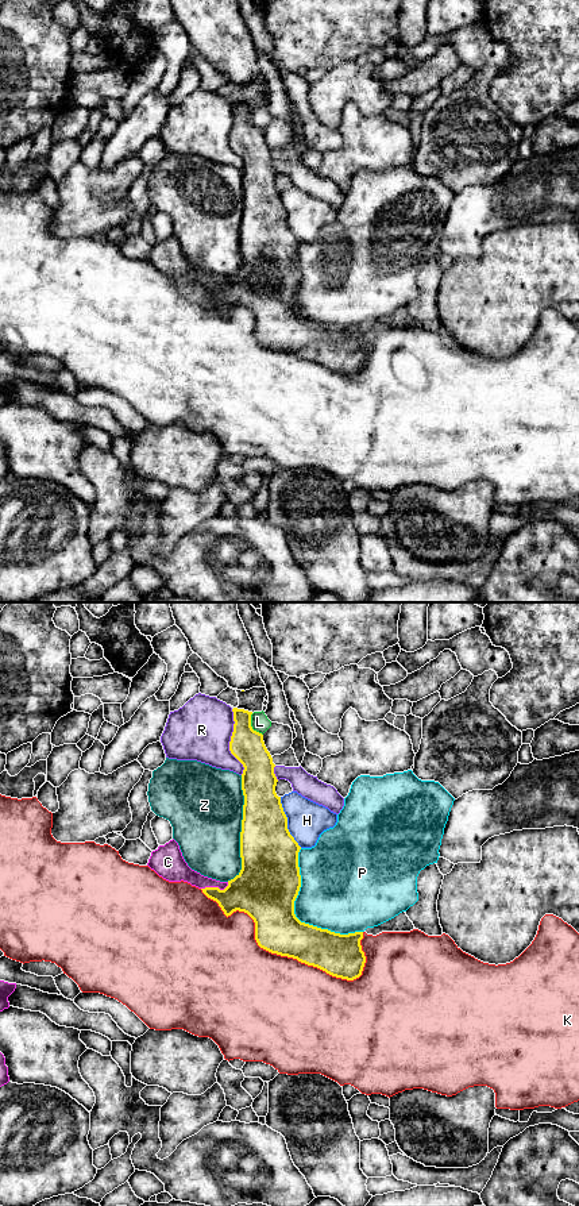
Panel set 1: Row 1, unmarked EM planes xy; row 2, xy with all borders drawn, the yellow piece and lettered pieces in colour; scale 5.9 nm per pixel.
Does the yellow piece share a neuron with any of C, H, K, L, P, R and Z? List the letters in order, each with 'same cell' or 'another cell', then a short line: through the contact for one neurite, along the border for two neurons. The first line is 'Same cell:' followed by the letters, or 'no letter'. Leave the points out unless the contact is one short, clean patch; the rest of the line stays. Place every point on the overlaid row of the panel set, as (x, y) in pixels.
Same cell: C
C: same cell; line xy (257, 890), (215, 887), (177, 870)
H: another cell
K: another cell
L: another cell
P: another cell
R: another cell
Z: another cell

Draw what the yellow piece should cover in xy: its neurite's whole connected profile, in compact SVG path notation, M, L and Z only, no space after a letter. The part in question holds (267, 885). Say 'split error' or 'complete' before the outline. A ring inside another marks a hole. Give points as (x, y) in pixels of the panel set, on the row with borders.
split error; M233 708L231 754L243 764L242 790L244 795L240 832L240 872L228 882L220 882L192 870L185 862L178 843L173 839L151 852L147 866L169 882L188 882L216 901L228 917L233 912L247 913L255 922L258 945L271 953L297 959L327 974L354 980L362 975L366 956L360 940L363 932L340 935L301 922L294 914L294 901L301 887L298 852L301 847L287 829L287 817L281 797L275 793L275 764L267 751L263 735L251 727L252 712Z

